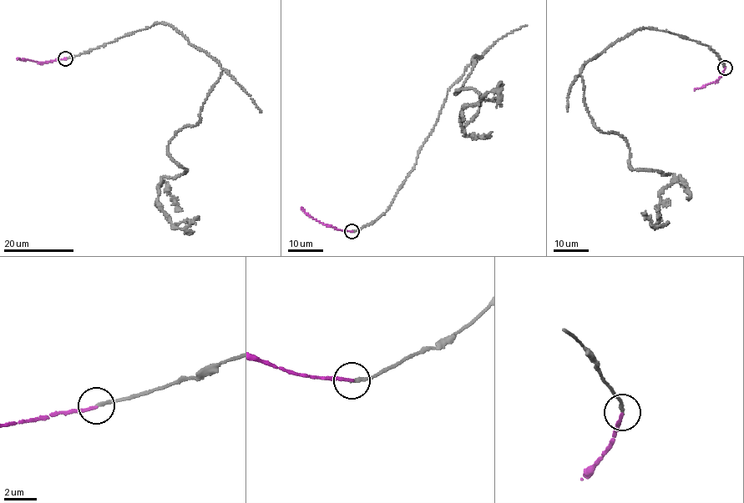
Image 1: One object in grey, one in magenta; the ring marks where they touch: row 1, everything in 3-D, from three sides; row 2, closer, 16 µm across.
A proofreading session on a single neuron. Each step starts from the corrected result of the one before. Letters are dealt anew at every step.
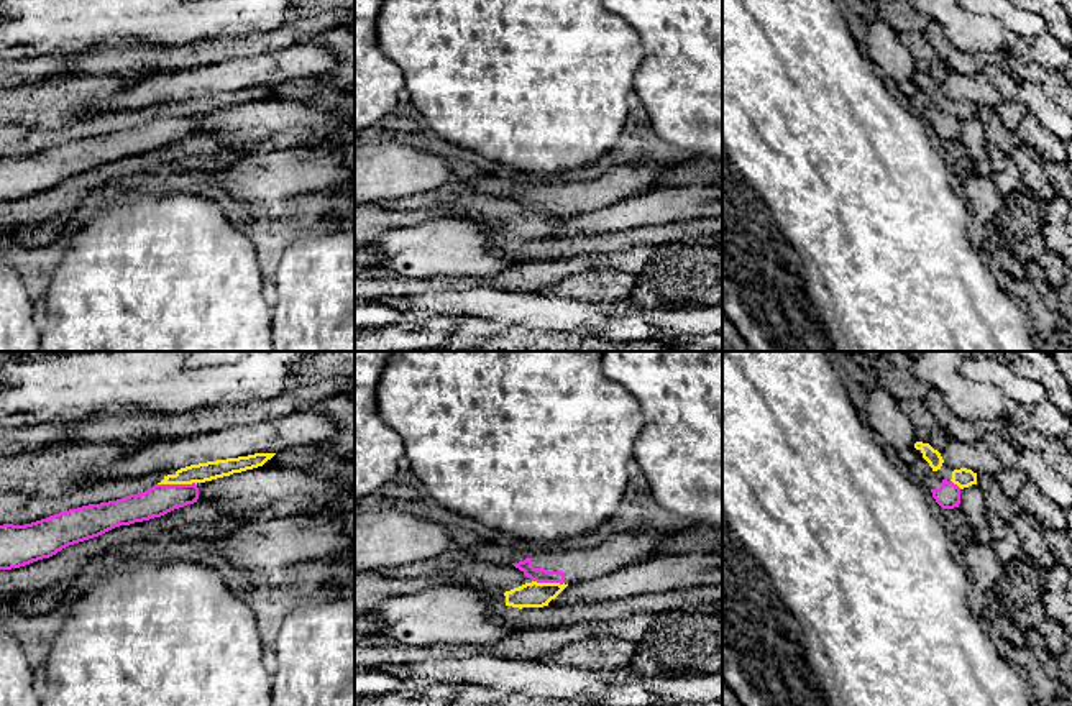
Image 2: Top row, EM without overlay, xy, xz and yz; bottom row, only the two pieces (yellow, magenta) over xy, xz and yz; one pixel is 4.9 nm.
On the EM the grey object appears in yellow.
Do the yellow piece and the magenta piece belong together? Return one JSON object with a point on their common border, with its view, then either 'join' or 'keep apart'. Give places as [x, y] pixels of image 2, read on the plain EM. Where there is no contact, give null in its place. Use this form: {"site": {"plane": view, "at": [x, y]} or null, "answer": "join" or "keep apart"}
{"site": {"plane": "xy", "at": [176, 115]}, "answer": "keep apart"}

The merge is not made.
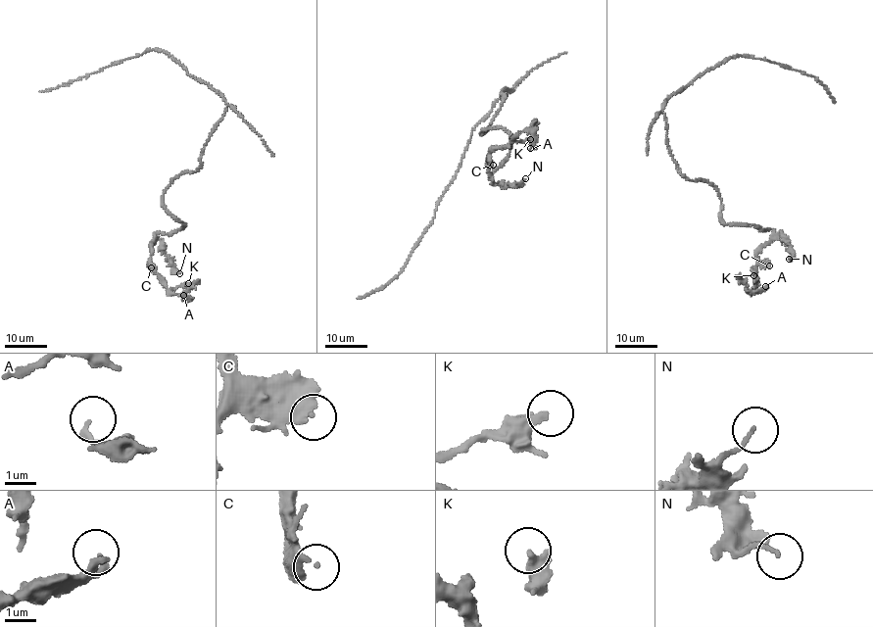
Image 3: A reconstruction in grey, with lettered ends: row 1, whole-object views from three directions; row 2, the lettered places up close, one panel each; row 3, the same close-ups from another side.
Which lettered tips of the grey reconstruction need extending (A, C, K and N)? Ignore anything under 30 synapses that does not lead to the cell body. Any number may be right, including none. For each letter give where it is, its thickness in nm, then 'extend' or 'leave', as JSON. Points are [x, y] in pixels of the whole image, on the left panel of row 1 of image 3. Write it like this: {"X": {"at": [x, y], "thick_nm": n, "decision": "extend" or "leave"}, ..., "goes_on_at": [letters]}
{"A": {"at": [183, 295], "thick_nm": 170, "decision": "leave"}, "C": {"at": [151, 267], "thick_nm": 220, "decision": "leave"}, "K": {"at": [188, 283], "thick_nm": 340, "decision": "leave"}, "N": {"at": [179, 273], "thick_nm": 120, "decision": "leave"}, "goes_on_at": []}

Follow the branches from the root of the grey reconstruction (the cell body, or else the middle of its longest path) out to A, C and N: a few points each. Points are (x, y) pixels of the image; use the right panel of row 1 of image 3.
A: (666, 133), (678, 169), (713, 185), (722, 222), (771, 229), (749, 291), (765, 286)
C: (666, 133), (678, 169), (685, 178), (713, 185), (722, 222), (771, 229), (772, 238), (757, 254), (769, 265)
N: (666, 133), (678, 169), (685, 178), (713, 185), (722, 221), (782, 231), (792, 254), (789, 259)

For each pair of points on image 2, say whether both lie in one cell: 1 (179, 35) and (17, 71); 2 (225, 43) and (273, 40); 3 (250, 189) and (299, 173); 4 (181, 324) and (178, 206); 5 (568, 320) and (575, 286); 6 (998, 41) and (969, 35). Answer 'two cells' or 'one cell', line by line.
1: two cells
2: one cell
3: one cell
4: one cell
5: two cells
6: one cell

